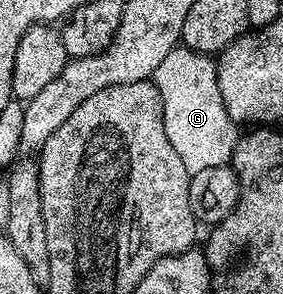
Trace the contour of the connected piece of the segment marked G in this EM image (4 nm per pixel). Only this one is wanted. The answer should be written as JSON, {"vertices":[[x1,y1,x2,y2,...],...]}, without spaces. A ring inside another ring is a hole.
{"vertices":[[176,47,173,51,169,51,169,55,165,55,161,67,157,67,153,78,163,104,165,135,169,135,169,143,173,143,173,151,177,151,177,155,181,155,181,163,185,163,187,172,190,174,205,171,205,167,217,167,217,159,223,157,223,155,217,155,217,131,237,131,237,126,231,120,227,105,221,99,221,87,215,78,216,66,212,62,211,65,207,62,210,60,203,59,200,60,203,62,196,69,187,69,187,60,192,60,192,57,190,49]]}

